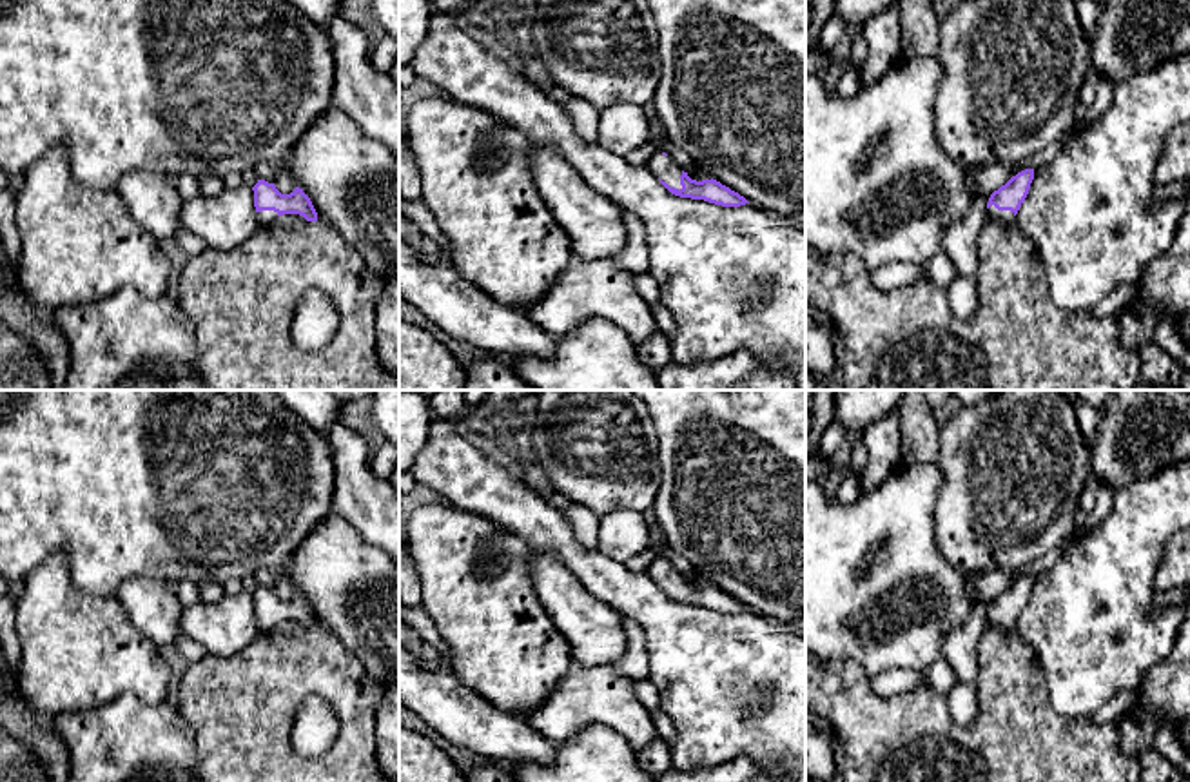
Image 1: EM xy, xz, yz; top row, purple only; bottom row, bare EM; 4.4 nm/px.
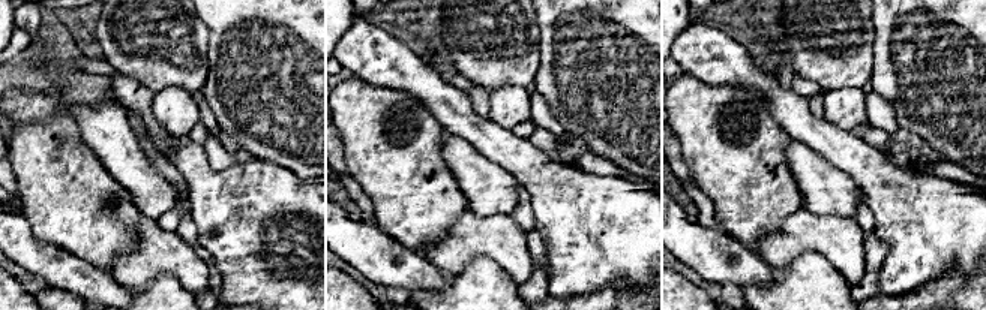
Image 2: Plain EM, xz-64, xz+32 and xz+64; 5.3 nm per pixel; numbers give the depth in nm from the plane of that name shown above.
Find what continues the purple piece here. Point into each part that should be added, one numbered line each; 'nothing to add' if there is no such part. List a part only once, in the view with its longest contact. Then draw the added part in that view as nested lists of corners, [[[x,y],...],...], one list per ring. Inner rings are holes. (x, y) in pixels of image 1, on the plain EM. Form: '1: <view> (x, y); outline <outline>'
1: xz (664, 574); outline [[[655,559],[653,564],[646,570],[646,573],[669,593],[682,595],[680,582],[682,573],[677,572],[669,562],[662,559]]]

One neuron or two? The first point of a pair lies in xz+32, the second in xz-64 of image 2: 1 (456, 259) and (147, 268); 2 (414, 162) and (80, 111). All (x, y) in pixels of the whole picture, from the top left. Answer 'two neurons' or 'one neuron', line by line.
1: one neuron
2: two neurons

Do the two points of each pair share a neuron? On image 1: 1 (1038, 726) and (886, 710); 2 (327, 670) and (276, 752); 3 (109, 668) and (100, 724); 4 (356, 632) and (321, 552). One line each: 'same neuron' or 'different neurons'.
1: same neuron
2: same neuron
3: different neurons
4: same neuron

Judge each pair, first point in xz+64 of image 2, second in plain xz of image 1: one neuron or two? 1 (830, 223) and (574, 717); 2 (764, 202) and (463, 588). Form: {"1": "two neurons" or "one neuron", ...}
{"1": "one neuron", "2": "one neuron"}

